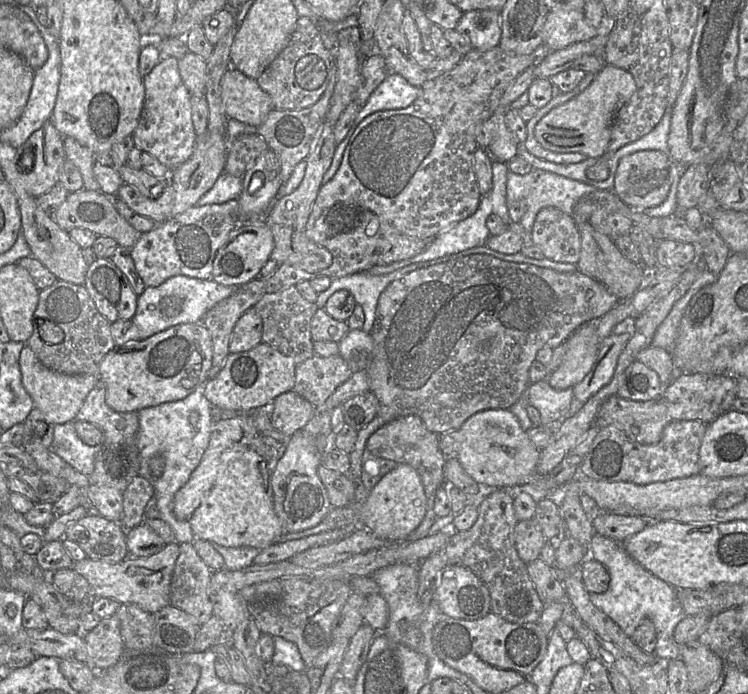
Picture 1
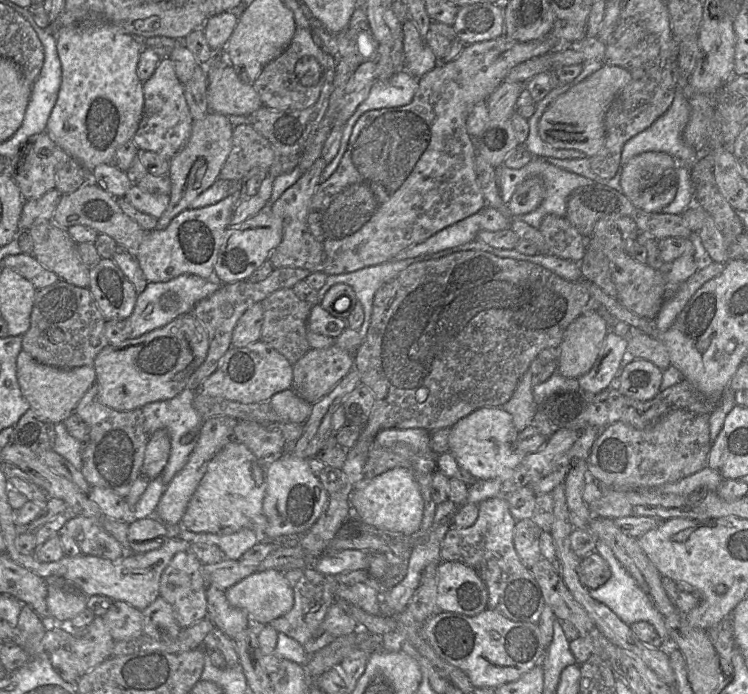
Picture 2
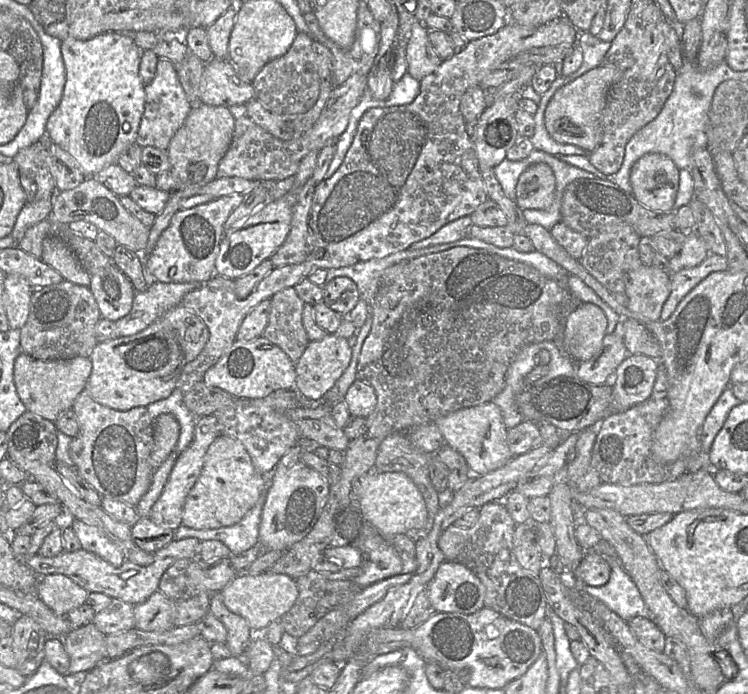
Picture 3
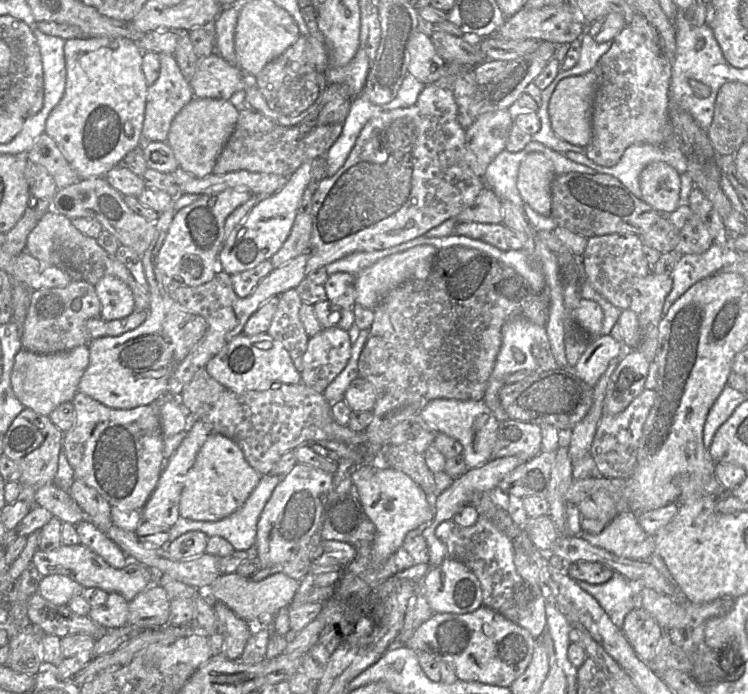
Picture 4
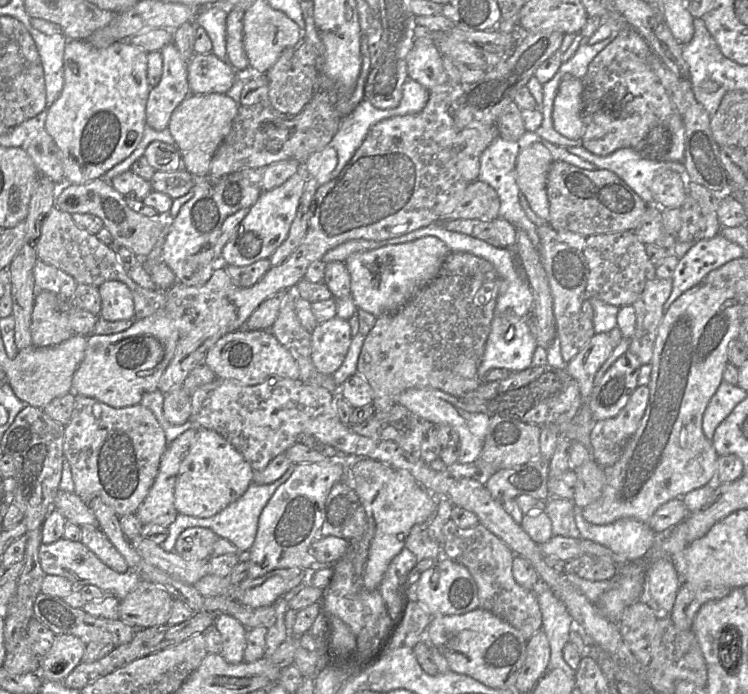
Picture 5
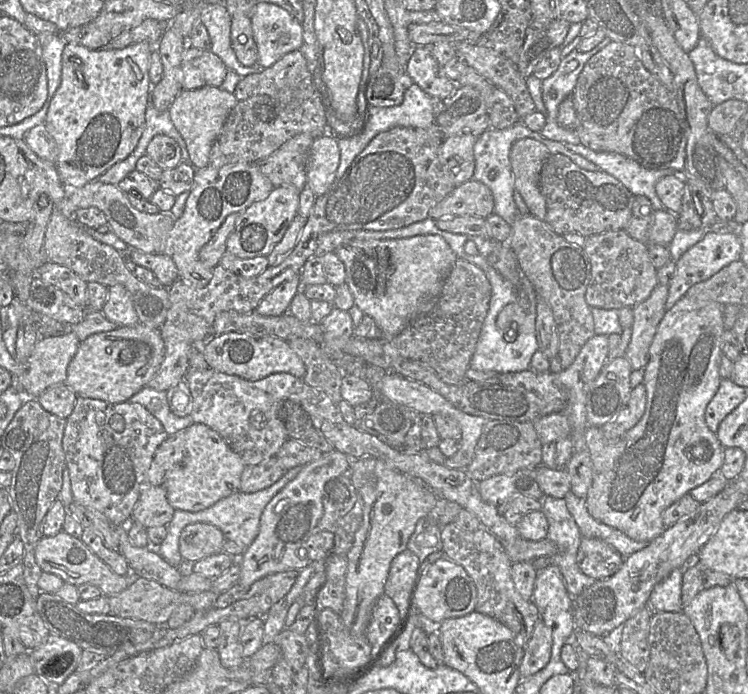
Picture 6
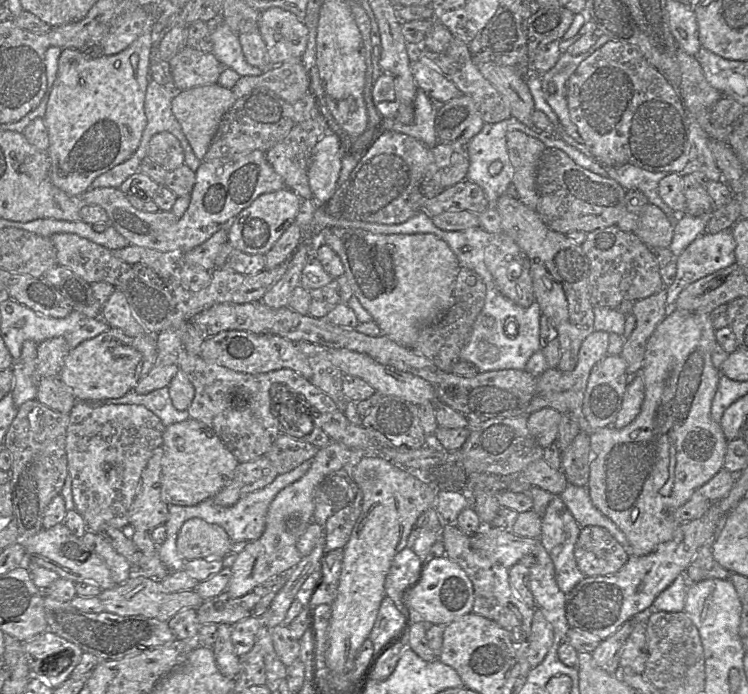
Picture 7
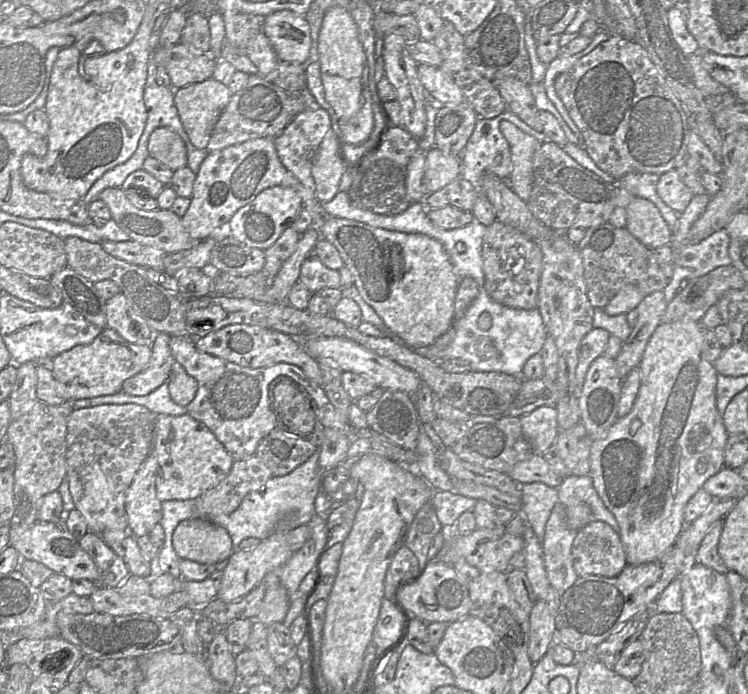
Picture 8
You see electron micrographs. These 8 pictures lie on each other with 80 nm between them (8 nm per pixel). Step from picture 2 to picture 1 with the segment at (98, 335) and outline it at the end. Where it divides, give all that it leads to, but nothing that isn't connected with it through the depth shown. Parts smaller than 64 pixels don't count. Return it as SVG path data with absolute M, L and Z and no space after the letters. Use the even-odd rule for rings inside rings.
M56 280L56 282L39 292L39 300L34 312L33 333L25 342L39 359L39 361L47 368L67 375L81 374L99 374L99 366L104 356L115 347L114 340L111 335L111 323L99 313L84 285L75 285L70 282ZM45 322L52 322L60 327L64 333L64 340L59 344L49 345L45 343L39 335L39 326Z

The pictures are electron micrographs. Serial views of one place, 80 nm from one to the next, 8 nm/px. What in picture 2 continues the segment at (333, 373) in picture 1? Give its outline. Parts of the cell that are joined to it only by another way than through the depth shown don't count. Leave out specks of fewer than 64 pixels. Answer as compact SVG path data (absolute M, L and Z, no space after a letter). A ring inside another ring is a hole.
M336 344L326 349L310 350L293 365L293 390L310 404L326 396L354 367L354 353Z

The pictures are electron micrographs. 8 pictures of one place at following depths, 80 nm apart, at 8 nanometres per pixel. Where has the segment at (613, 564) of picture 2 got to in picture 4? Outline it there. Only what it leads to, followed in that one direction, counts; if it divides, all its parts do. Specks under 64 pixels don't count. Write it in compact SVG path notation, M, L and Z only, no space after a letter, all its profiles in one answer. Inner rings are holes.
M619 573L603 584L590 584L576 580L613 619L623 619L630 611L640 606L640 588Z

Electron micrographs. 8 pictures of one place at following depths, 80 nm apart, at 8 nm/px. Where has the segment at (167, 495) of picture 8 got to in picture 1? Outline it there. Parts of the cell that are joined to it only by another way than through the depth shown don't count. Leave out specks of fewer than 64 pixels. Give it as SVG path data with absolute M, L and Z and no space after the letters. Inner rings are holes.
M248 449L236 454L218 474L209 493L187 520L196 539L225 547L249 546L262 550L285 533L274 509L271 475L275 463L269 463Z

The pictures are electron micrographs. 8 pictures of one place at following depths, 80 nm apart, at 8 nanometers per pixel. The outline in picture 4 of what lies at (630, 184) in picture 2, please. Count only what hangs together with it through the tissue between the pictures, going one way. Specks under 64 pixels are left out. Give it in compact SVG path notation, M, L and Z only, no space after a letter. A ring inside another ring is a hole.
M665 162L647 165L640 174L641 199L661 214L668 215L679 206L680 174Z

